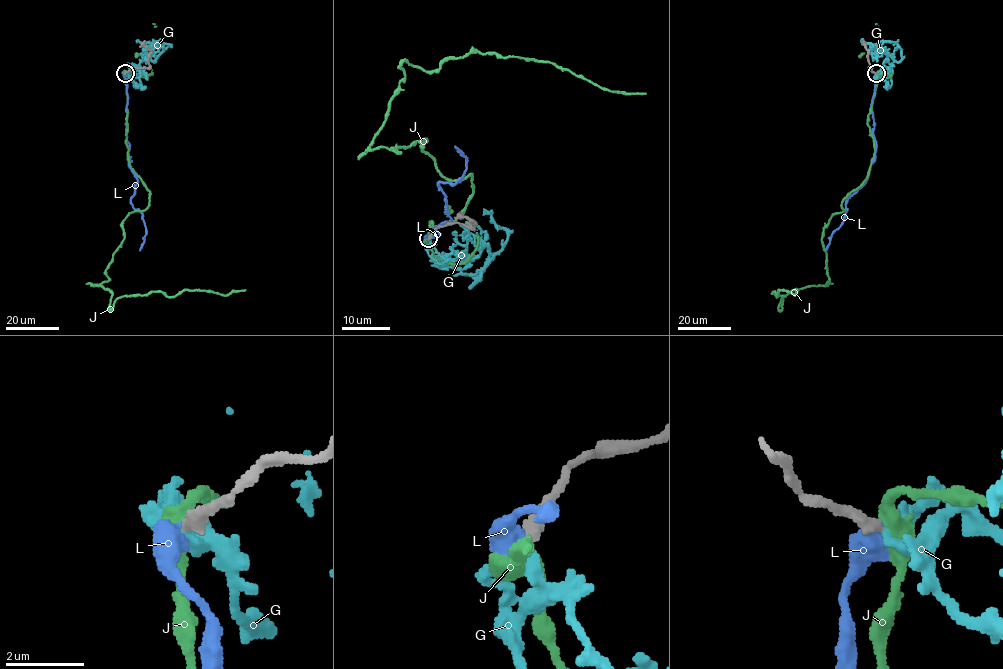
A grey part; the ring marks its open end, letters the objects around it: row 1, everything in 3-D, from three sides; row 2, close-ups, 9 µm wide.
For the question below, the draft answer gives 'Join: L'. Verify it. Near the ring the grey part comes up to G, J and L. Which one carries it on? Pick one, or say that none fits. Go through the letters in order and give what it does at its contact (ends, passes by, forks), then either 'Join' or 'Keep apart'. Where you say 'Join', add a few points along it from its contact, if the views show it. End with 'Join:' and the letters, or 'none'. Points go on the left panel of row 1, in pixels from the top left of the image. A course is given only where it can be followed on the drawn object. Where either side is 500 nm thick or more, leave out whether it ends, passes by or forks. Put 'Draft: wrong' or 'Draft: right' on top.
Draft: right
G: It ends there. Keep apart
J: It passes by. Keep apart
L: Join. Its course: (125, 73), (128, 165), (138, 182), (130, 201), (142, 215), (146, 227), (140, 250)
Join: L

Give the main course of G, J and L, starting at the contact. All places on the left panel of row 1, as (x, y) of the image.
G: (125, 74), (162, 47), (154, 62), (159, 42), (147, 54)
J: (125, 73), (128, 158), (149, 203), (93, 285), (110, 310), (245, 290)
L: (125, 73), (128, 165), (138, 182), (130, 201), (142, 215), (146, 227), (140, 250)

